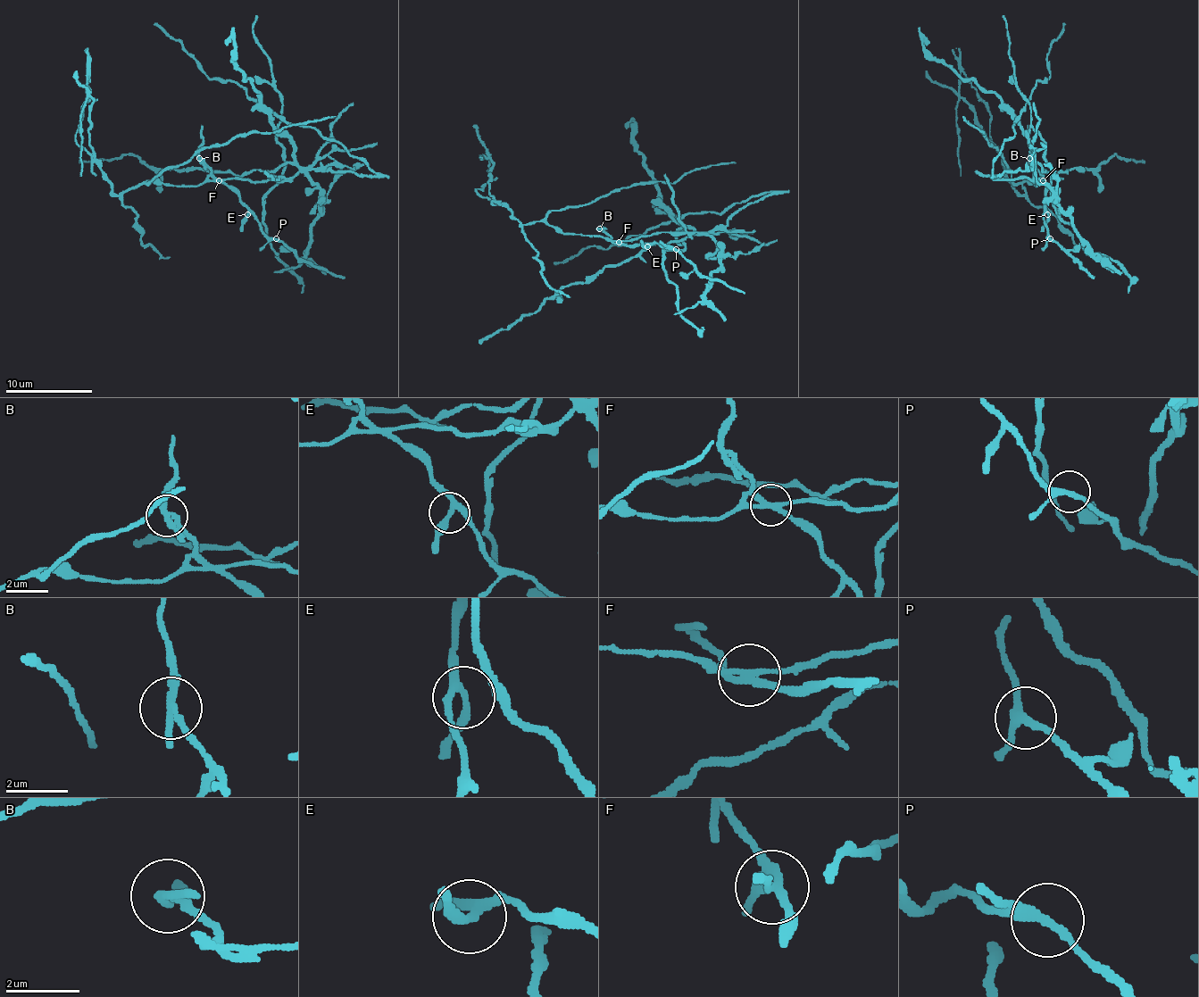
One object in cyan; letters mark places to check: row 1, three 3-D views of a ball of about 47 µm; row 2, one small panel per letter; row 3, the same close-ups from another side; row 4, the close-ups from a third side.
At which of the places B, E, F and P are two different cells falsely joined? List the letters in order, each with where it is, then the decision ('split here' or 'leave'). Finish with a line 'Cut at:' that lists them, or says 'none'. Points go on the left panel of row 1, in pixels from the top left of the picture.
B: place (199, 158); split here
E: place (247, 214); leave
F: place (219, 180); split here
P: place (276, 238); leave
Cut at: B, F

